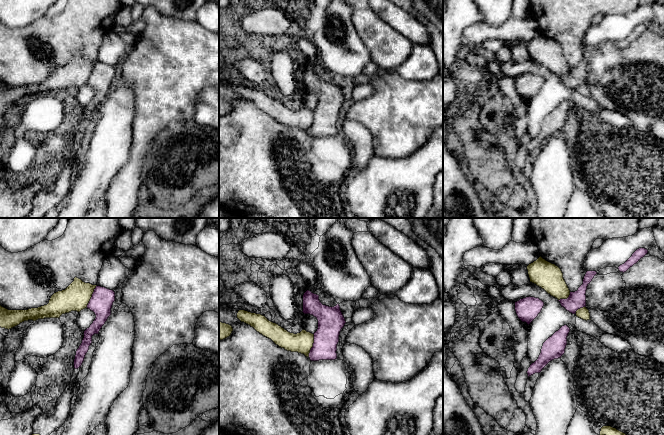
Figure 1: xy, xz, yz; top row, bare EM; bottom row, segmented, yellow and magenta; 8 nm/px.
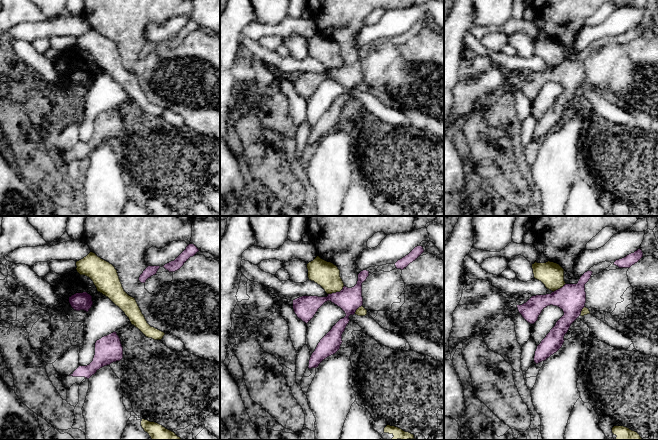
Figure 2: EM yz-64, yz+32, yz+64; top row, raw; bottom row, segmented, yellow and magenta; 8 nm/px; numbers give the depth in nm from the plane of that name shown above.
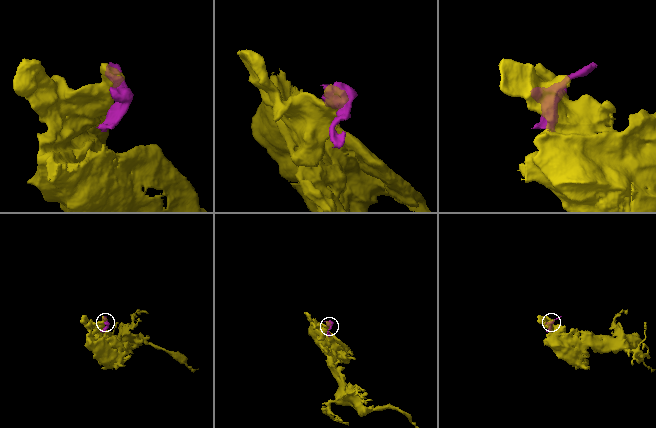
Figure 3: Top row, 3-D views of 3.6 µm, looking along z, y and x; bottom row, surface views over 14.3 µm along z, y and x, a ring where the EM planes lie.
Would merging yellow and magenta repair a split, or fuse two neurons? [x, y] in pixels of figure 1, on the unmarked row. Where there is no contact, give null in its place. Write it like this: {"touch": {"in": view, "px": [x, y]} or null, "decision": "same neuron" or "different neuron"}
{"touch": {"in": "xz", "px": [312, 121]}, "decision": "same neuron"}

